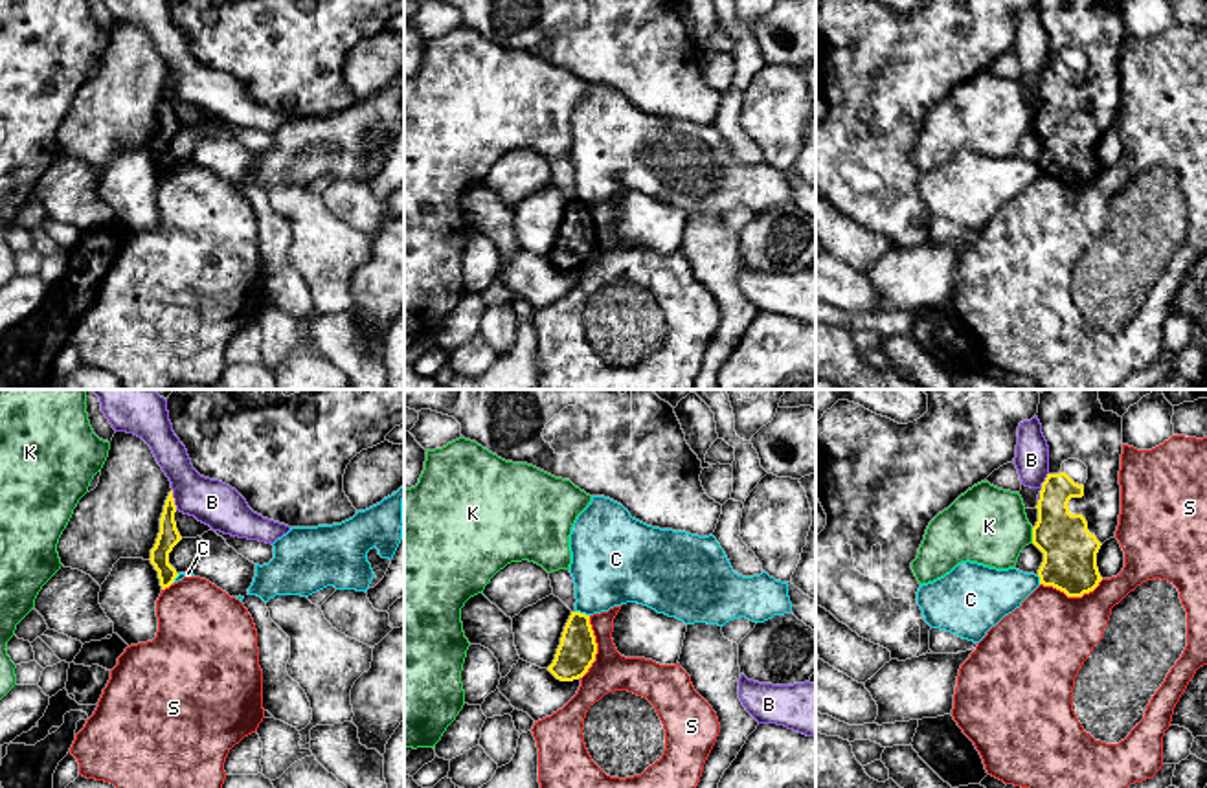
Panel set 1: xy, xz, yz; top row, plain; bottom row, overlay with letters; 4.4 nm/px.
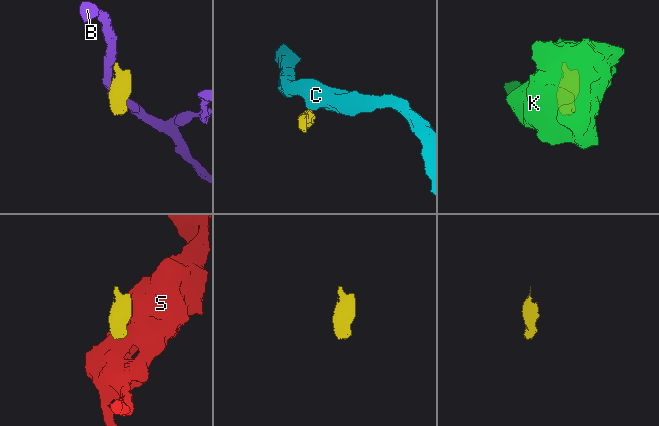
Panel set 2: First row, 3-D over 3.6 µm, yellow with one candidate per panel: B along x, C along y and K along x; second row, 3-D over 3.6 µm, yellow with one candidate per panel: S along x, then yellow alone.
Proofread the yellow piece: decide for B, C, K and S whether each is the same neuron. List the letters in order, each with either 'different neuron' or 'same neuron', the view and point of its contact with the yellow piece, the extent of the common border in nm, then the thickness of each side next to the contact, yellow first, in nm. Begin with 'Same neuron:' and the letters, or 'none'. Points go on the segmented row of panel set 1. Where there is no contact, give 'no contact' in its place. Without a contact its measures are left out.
Same neuron: none
B: different neuron; meets yellow in xy at (173, 500); contact 90 nm long; 90 nm thick on the yellow side, 200 nm on the other
C: different neuron; meets yellow in xz at (583, 614); contact 70 nm long; 170 nm thick on the yellow side, 360 nm on the other
K: different neuron; meets yellow in yz at (1033, 535); contact 70 nm long; 240 nm thick on the yellow side, 340 nm on the other
S: different neuron; meets yellow in yz at (1071, 596); contact 280 nm long; 240 nm thick on the yellow side, 380 nm on the other

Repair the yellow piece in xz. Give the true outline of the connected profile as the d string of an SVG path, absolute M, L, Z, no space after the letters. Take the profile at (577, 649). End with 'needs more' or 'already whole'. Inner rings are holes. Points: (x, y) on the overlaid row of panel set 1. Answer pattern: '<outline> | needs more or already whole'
M571 612L553 663L547 670L560 681L582 678L595 661L597 643L590 625L590 615Z | already whole

